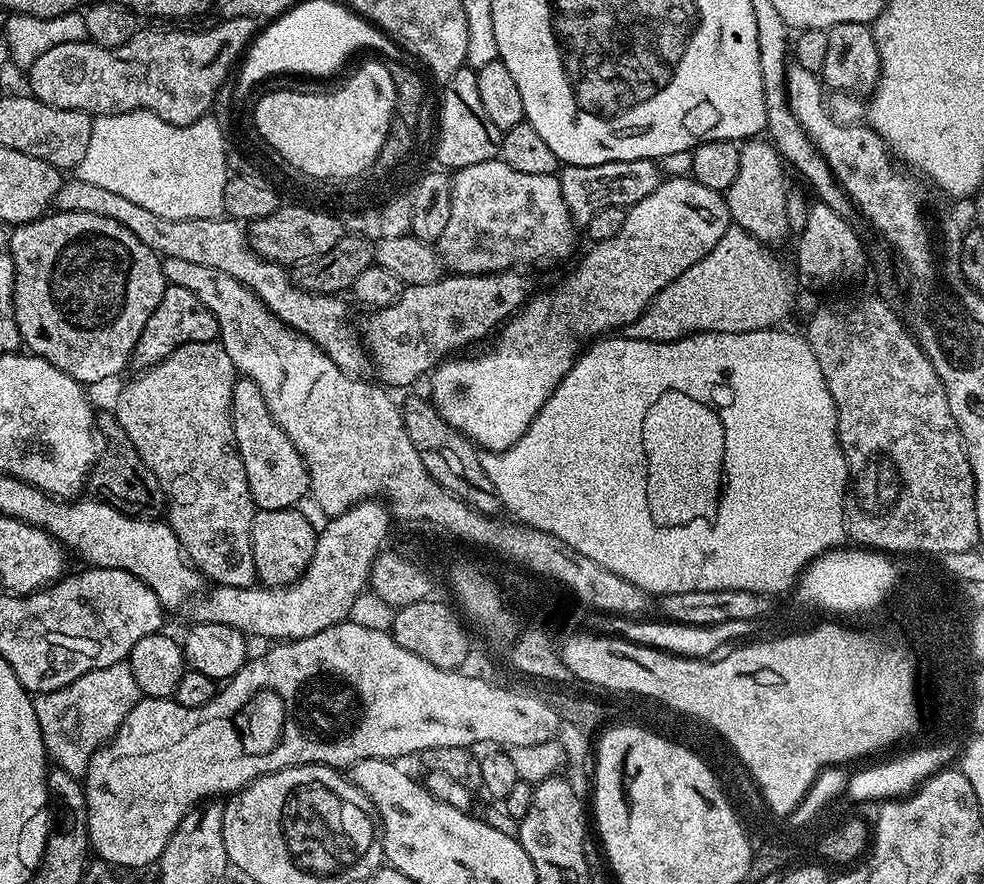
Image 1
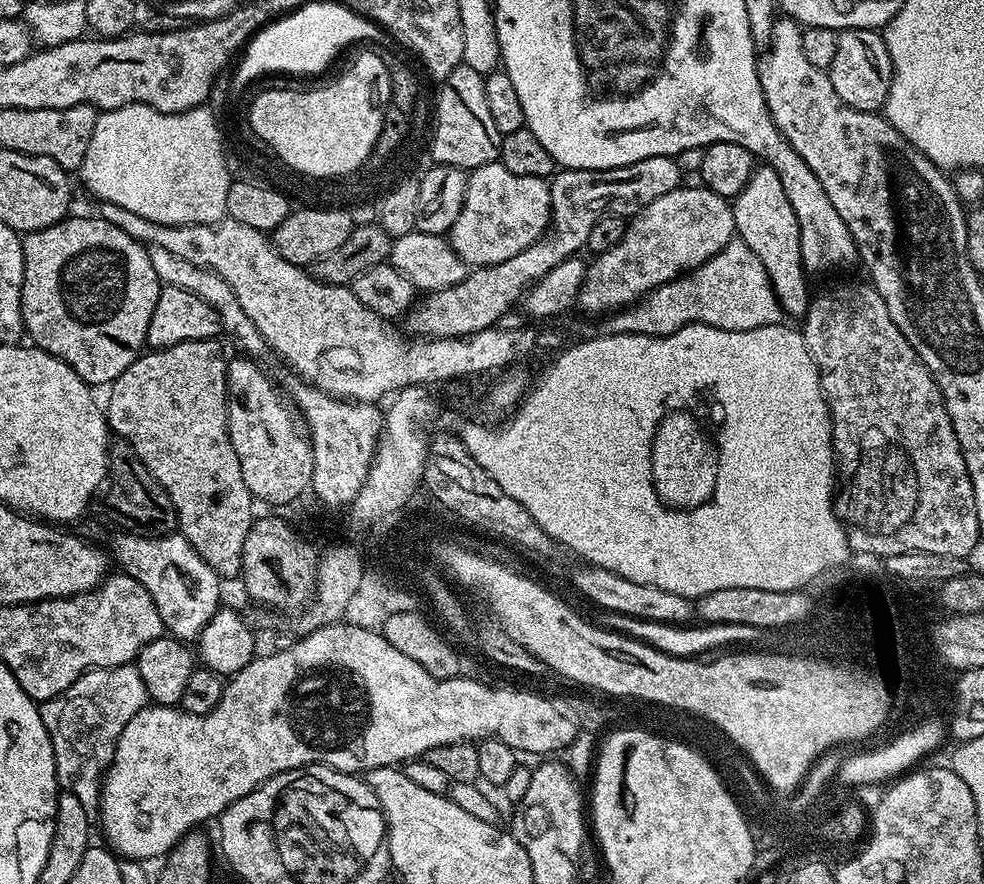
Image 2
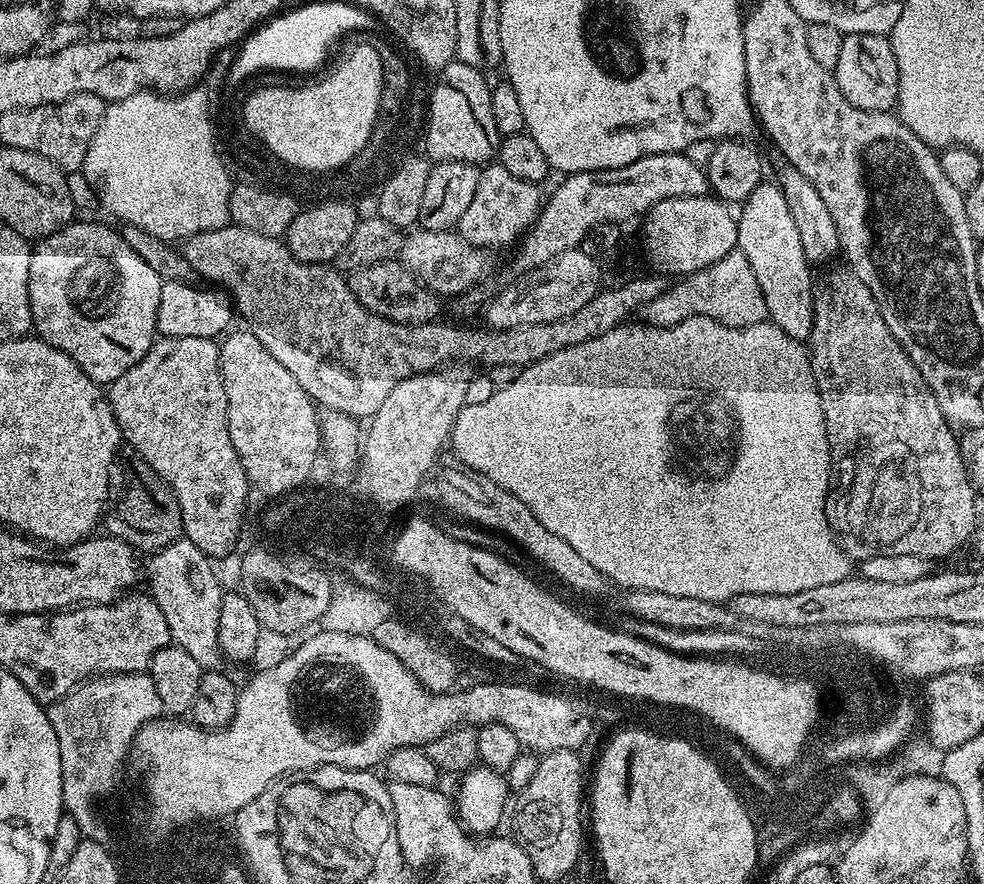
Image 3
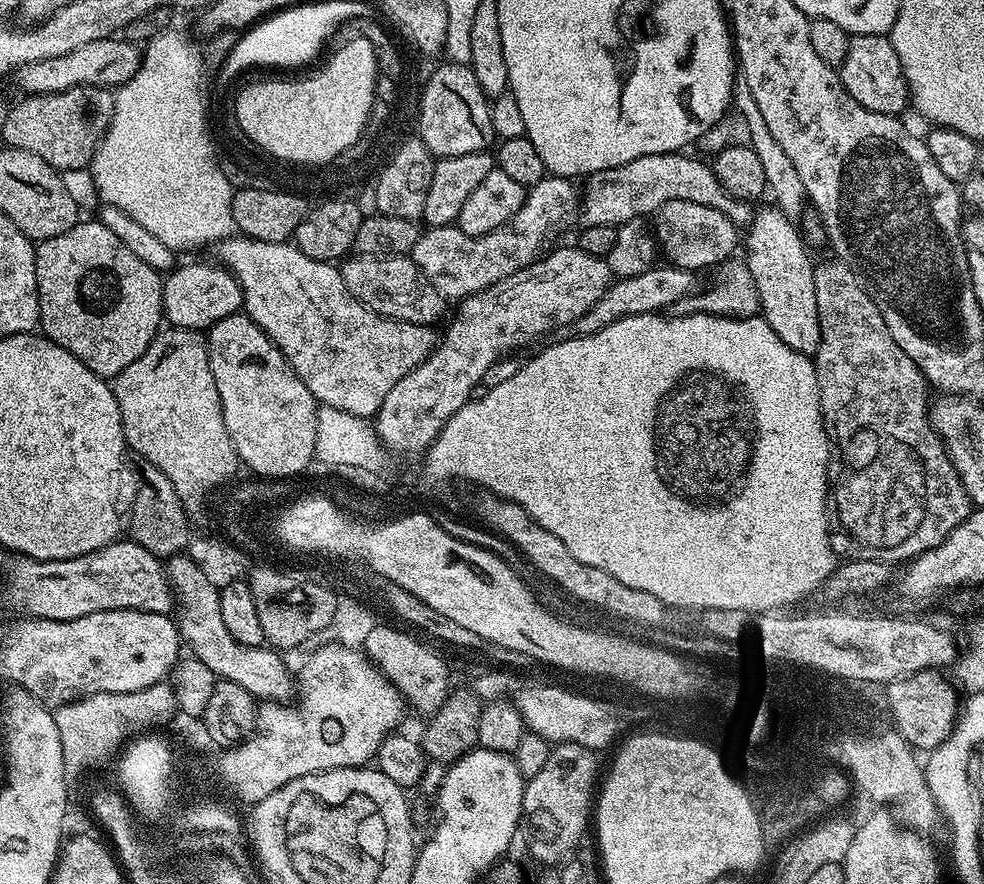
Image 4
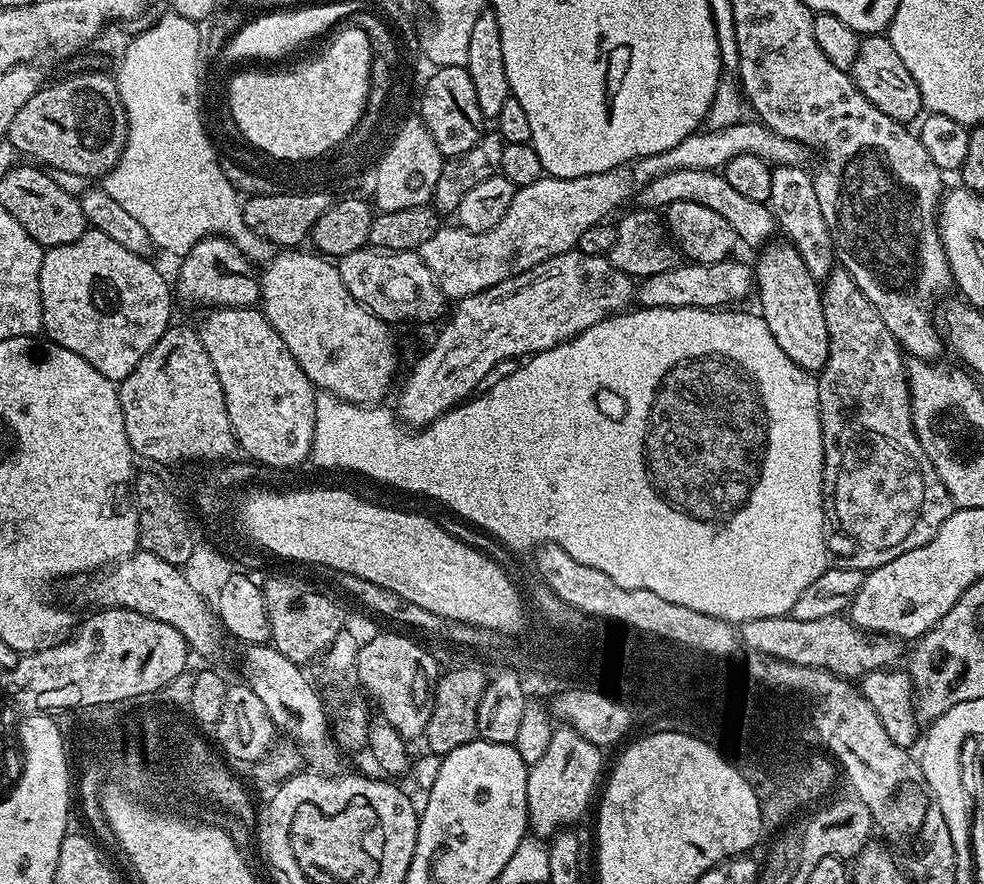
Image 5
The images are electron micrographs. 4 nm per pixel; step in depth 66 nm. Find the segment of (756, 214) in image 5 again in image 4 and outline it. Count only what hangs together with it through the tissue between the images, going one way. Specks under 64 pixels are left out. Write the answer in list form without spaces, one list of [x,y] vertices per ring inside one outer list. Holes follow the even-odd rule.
[[[683,151],[663,152],[662,154],[650,154],[642,158],[634,158],[634,162],[626,162],[617,168],[610,170],[602,170],[601,172],[593,172],[587,177],[586,184],[588,189],[582,192],[582,211],[579,213],[580,224],[587,226],[589,224],[615,224],[617,226],[630,222],[631,220],[644,220],[645,218],[655,217],[662,206],[666,206],[666,202],[698,202],[698,206],[710,206],[714,210],[718,210],[722,214],[726,214],[726,218],[730,218],[730,222],[737,226],[747,226],[752,223],[754,208],[749,201],[739,200],[730,195],[722,186],[722,182],[718,182],[718,178],[714,174],[711,163],[704,164],[695,155],[684,156]]]

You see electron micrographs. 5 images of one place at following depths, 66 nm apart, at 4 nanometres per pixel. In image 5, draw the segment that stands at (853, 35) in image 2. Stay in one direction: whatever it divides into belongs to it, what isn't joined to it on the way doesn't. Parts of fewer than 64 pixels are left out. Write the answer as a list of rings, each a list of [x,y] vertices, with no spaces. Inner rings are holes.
[[[868,34],[861,39],[858,58],[854,58],[850,75],[858,90],[866,94],[866,98],[870,98],[870,102],[874,102],[874,106],[878,106],[882,114],[886,114],[886,118],[894,118],[900,124],[908,126],[913,123],[912,119],[915,121],[921,115],[924,103],[920,97],[918,82],[910,78],[910,70],[906,70],[906,62],[898,58],[898,50],[894,50],[887,35]]]

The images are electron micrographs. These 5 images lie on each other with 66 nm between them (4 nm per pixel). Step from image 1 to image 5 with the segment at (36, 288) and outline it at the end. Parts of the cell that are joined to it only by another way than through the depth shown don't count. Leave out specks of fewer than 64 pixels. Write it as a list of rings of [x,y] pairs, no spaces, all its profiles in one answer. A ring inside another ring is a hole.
[[[85,230],[78,242],[66,242],[66,246],[47,249],[42,258],[40,271],[40,293],[42,294],[43,335],[66,350],[74,350],[98,374],[119,382],[142,362],[142,358],[162,338],[162,334],[173,323],[172,304],[174,292],[164,281],[164,276],[148,261],[148,258],[126,250],[126,246],[106,238],[106,234]]]

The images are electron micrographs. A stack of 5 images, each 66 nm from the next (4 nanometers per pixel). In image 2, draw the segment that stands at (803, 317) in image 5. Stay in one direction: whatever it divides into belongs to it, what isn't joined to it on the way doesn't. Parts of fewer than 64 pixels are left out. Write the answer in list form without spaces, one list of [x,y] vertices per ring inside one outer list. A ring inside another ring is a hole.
[[[766,163],[753,167],[750,182],[746,182],[744,189],[734,197],[731,206],[736,223],[735,235],[761,260],[783,315],[803,318],[808,313],[809,277],[800,253],[798,218],[794,218],[794,206],[790,206],[790,198],[786,198],[786,190],[782,190],[778,174],[774,174],[774,170]]]

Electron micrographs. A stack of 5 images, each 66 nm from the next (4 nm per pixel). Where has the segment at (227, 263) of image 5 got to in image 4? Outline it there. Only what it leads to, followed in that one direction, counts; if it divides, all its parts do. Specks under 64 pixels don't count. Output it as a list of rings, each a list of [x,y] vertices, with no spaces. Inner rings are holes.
[[[196,260],[193,264],[181,263],[163,277],[163,319],[171,327],[186,328],[189,332],[200,334],[222,322],[222,318],[235,316],[243,309],[244,295],[240,283],[223,264],[211,263],[207,264],[204,260]]]

